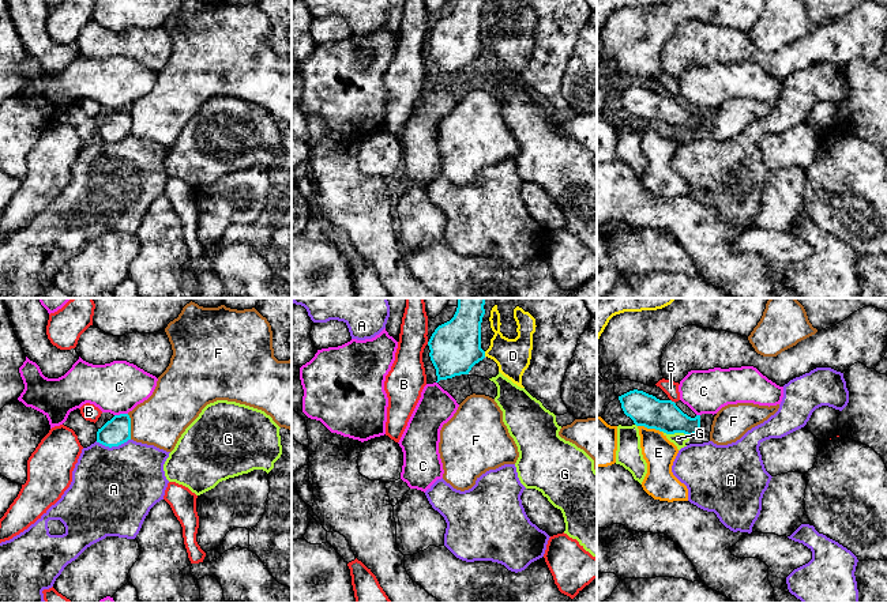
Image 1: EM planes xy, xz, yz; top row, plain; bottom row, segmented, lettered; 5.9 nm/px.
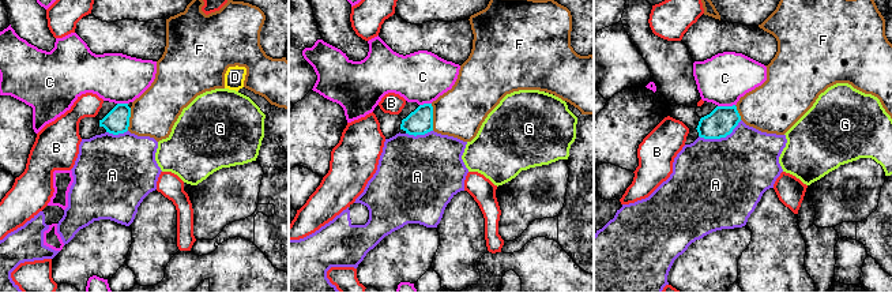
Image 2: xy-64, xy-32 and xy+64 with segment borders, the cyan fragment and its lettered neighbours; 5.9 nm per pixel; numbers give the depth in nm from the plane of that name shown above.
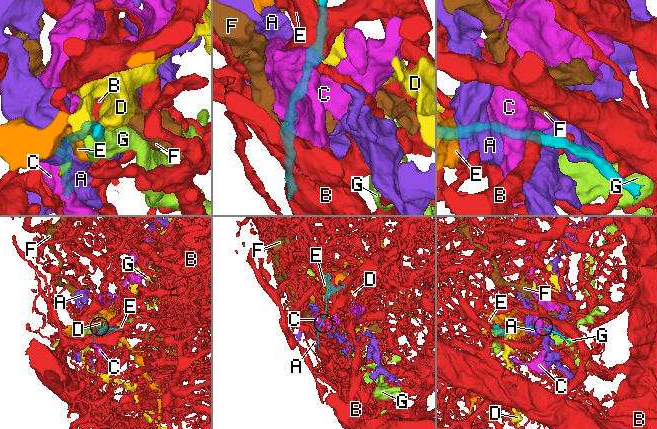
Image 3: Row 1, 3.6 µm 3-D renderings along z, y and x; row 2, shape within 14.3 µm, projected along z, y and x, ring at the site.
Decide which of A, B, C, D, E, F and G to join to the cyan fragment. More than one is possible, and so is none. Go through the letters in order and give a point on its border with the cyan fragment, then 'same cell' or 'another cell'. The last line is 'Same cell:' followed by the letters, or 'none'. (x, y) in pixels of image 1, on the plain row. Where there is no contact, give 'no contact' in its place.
A: contact xy (112, 140); another cell
B: contact yz (673, 97); another cell
C: contact xy (120, 109); another cell
D: contact xz (484, 49); another cell
E: contact yz (650, 123); another cell
F: contact xy (130, 121); another cell
G: contact yz (676, 127); another cell
Same cell: none

